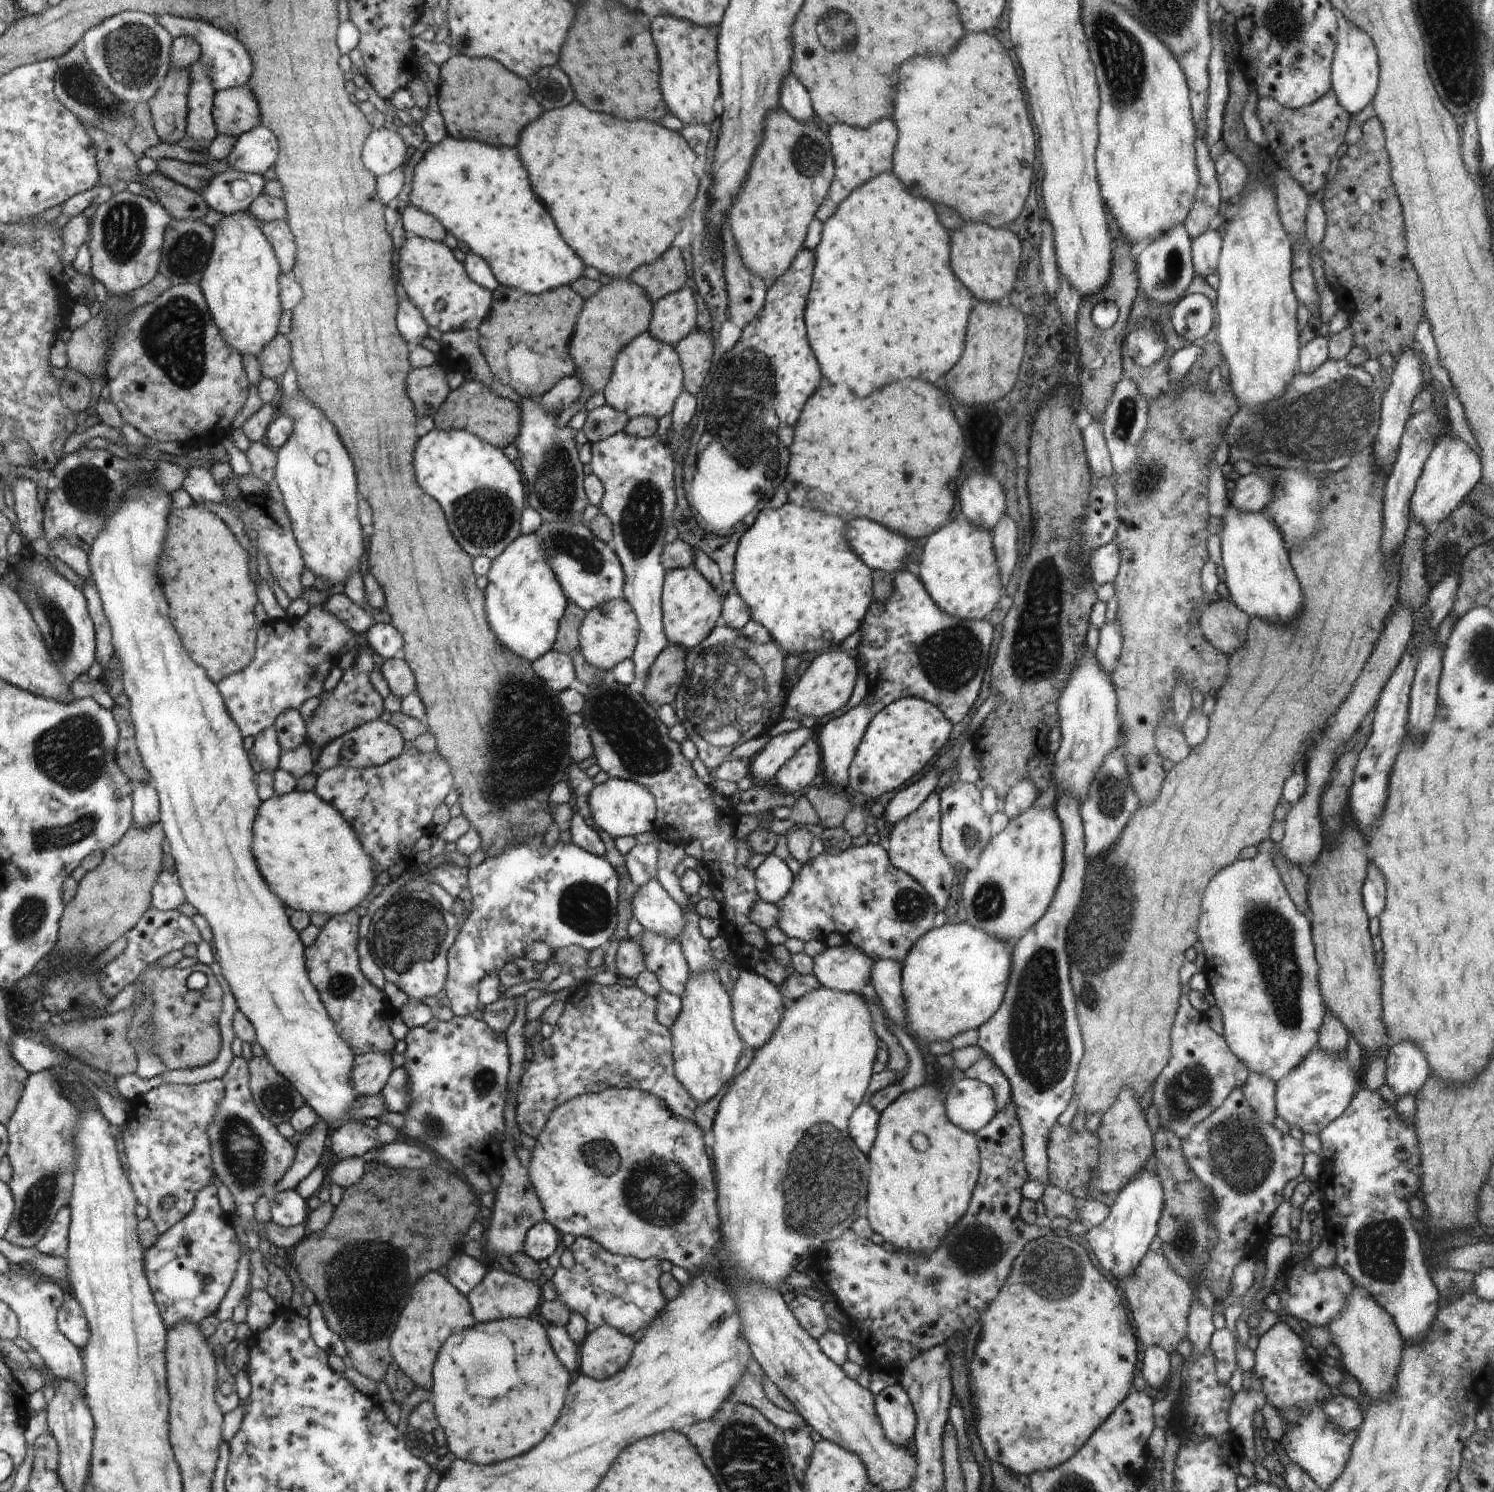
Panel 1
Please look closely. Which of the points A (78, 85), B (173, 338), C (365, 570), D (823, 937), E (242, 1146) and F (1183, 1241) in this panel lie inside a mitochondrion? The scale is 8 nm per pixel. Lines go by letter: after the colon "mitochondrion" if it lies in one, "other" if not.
A: mitochondrion
B: mitochondrion
C: other
D: other
E: mitochondrion
F: mitochondrion

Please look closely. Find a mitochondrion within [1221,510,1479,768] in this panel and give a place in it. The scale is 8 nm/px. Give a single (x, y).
(1446, 555)

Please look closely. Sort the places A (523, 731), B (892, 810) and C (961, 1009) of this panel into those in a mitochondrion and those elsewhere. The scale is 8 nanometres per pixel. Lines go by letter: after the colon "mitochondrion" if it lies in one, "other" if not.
A: mitochondrion
B: other
C: other

